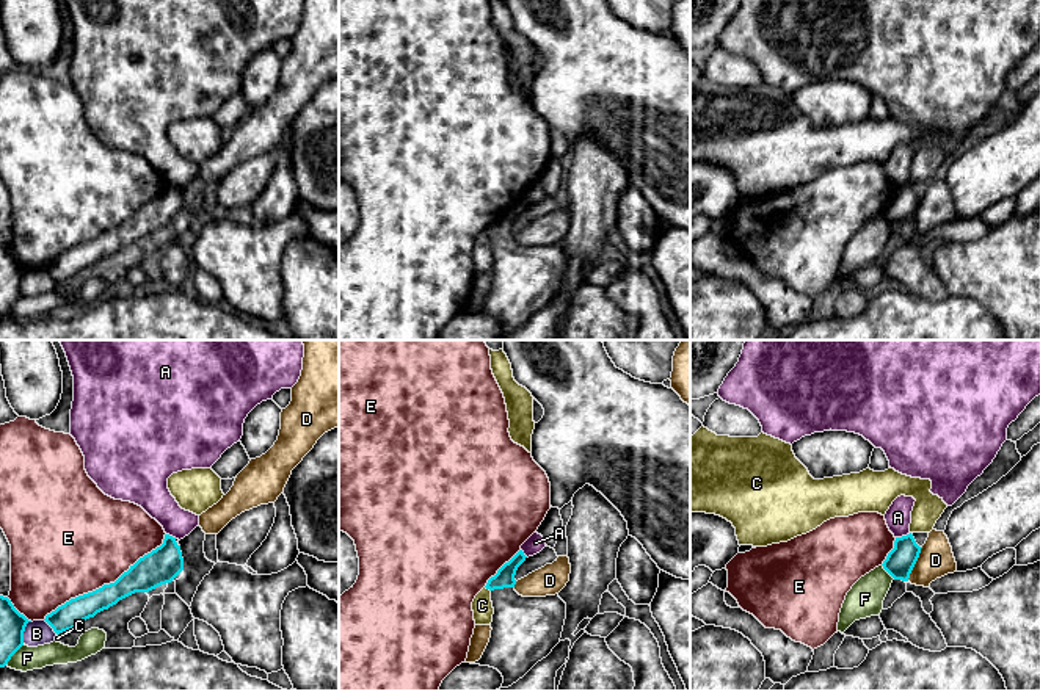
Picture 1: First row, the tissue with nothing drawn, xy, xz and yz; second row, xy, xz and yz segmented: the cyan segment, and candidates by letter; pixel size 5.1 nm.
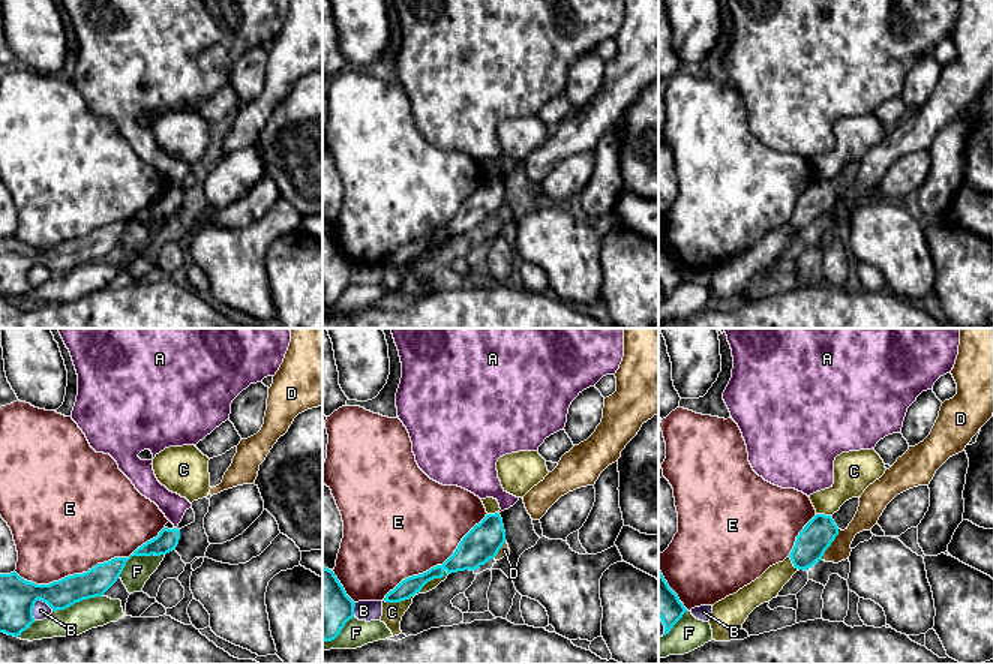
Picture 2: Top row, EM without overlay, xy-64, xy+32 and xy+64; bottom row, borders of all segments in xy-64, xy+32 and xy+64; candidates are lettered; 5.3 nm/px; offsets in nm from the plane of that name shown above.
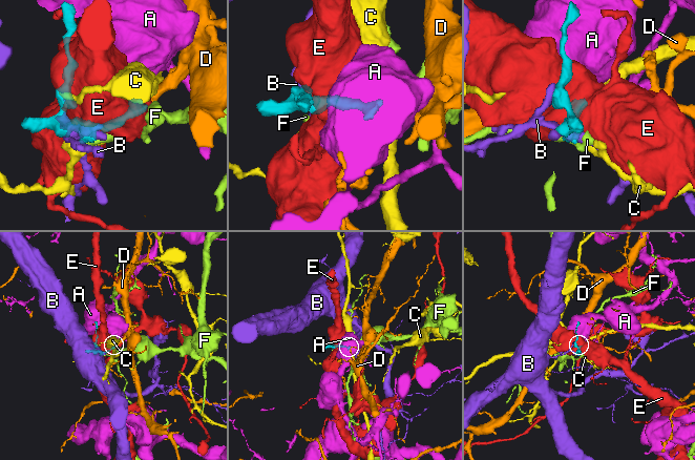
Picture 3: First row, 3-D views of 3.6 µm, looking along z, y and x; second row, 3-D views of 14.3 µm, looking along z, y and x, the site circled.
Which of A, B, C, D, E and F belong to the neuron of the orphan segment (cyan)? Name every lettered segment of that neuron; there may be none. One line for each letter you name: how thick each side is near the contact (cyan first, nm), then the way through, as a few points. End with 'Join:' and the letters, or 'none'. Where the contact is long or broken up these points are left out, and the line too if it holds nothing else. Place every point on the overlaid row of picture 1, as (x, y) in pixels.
Join: none

